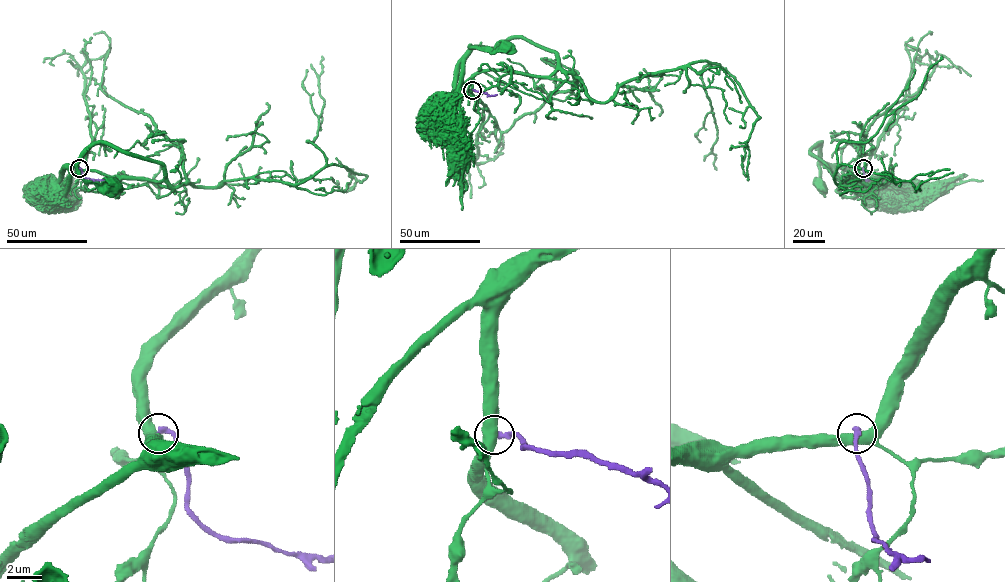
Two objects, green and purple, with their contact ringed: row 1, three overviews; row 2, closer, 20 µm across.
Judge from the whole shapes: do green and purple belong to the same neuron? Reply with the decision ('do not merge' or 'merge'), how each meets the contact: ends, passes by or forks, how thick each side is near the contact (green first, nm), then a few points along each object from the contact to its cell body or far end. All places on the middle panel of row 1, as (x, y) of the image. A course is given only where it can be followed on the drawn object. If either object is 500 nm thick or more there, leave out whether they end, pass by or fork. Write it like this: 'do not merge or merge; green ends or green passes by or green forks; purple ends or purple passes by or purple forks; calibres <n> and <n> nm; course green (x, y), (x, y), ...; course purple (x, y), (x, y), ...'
do not merge; calibres 550 and 320 nm; course green (472, 89), (469, 78), (450, 104), (444, 101), (453, 89), (458, 62), (470, 46), (504, 48); course purple (472, 89), (497, 94)

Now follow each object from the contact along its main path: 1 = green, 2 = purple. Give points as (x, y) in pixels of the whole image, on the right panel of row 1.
1: (862, 168), (851, 171), (877, 187), (874, 190), (855, 174), (819, 164), (821, 186)
2: (862, 168), (867, 180)

